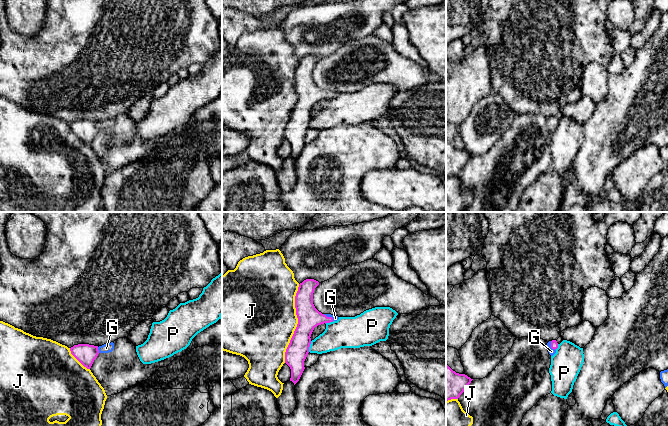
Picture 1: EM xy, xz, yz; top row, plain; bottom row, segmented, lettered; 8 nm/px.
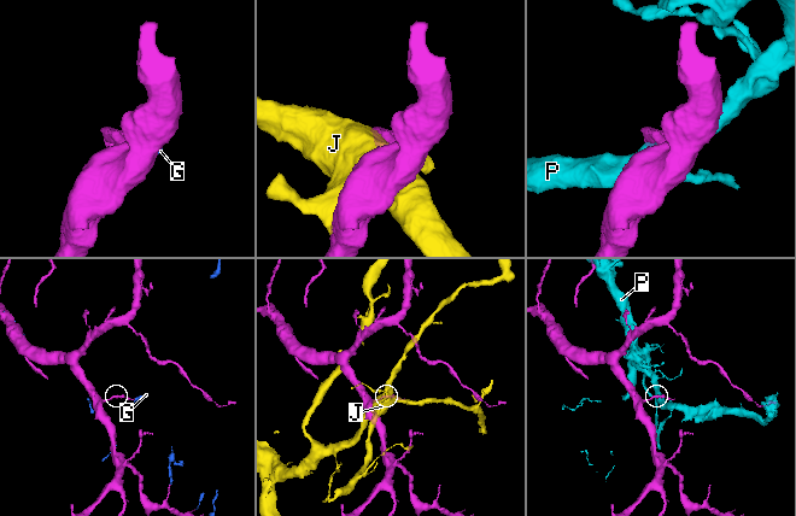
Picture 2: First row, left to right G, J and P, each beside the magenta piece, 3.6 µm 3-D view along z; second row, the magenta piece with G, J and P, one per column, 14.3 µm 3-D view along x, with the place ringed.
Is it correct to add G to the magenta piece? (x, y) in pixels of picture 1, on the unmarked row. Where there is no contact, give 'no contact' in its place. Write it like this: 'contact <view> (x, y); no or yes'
contact xy (98, 126); yes

